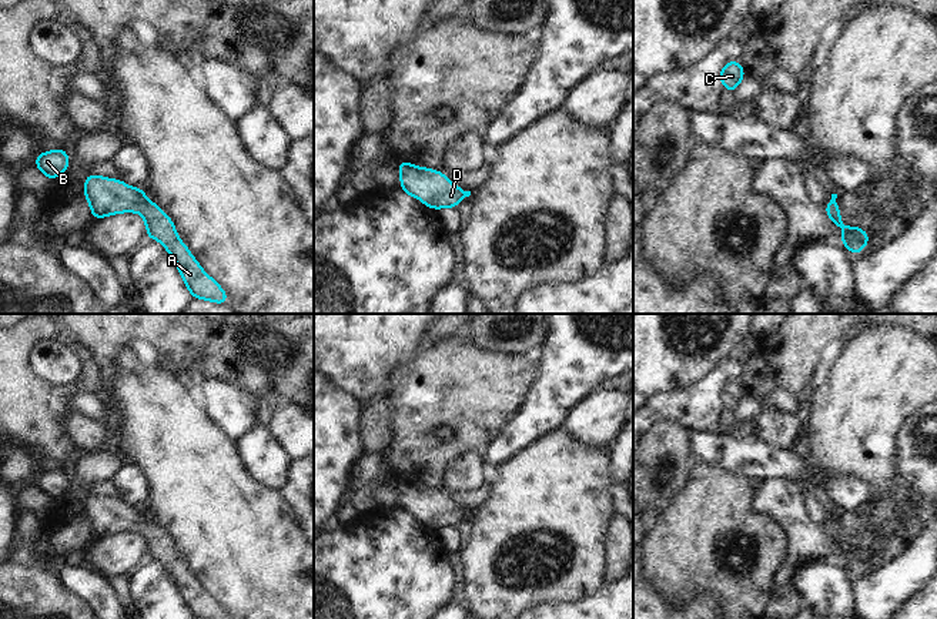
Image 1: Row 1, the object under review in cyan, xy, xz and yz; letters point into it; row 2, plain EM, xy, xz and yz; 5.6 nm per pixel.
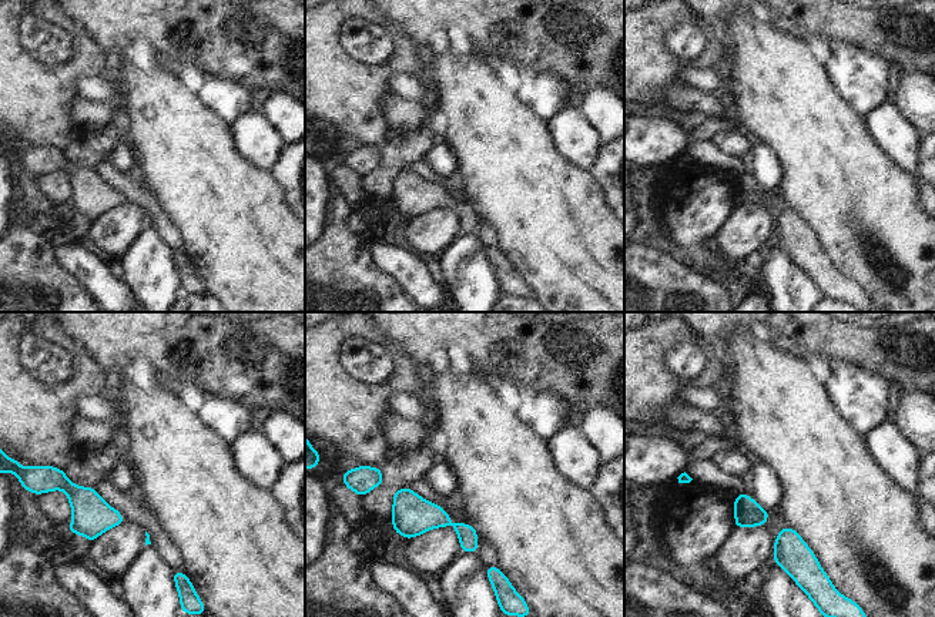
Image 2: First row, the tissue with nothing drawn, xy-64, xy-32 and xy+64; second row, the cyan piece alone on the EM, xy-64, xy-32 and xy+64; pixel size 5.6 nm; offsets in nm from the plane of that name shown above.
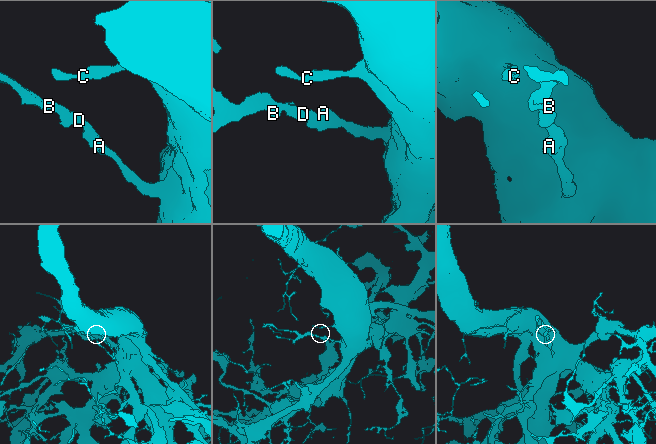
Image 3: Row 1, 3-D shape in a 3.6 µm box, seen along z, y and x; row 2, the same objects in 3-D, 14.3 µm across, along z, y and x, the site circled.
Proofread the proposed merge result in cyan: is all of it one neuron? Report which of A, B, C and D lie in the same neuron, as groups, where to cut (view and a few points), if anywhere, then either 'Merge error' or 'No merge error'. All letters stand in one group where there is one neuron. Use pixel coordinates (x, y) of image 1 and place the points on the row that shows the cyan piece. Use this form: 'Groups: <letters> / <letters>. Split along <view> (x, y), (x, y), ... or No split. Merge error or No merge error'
Groups: A B C D. No split. No merge error.

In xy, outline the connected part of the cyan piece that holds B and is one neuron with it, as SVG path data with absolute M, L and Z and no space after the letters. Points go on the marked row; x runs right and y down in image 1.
M64 148L41 153L36 157L36 167L51 181L64 173L70 160Z

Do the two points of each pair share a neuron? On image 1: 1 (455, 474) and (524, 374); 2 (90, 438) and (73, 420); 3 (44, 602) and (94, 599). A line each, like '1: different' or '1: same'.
1: different
2: same
3: different

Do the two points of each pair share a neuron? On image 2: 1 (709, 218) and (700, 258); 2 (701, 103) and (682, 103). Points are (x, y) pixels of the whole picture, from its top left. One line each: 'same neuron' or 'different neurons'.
1: same neuron
2: same neuron

